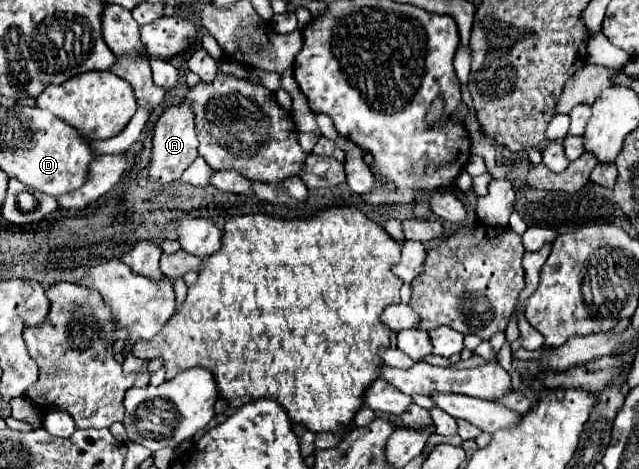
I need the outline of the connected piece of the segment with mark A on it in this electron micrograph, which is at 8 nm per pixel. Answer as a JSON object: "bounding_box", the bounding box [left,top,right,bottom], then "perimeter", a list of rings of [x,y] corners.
{"bounding_box":[150,100,198,182],"perimeter":[[[182,100],[176,106],[170,106],[160,120],[156,122],[154,128],[154,148],[152,148],[152,162],[150,162],[150,176],[160,182],[170,182],[178,180],[182,172],[196,160],[198,156],[198,138],[196,138],[196,128],[194,128],[194,110],[192,102]]]}

